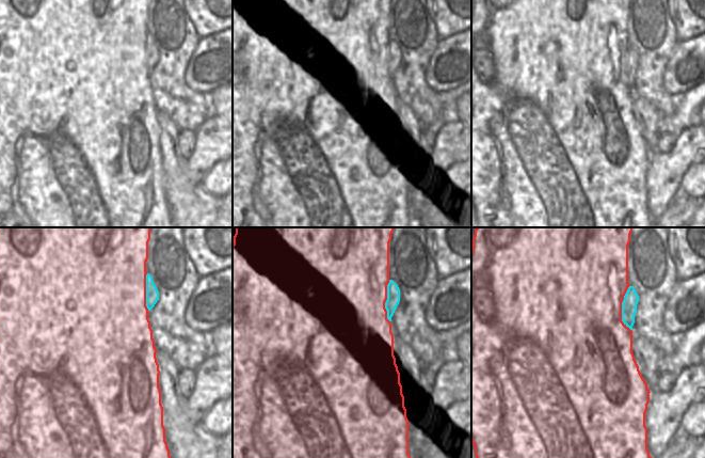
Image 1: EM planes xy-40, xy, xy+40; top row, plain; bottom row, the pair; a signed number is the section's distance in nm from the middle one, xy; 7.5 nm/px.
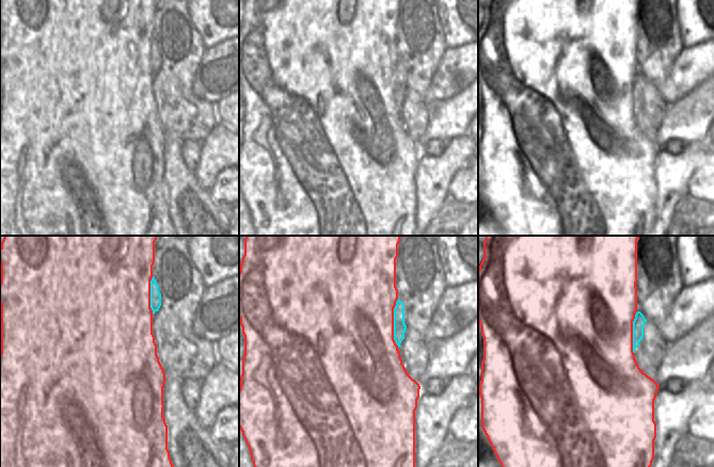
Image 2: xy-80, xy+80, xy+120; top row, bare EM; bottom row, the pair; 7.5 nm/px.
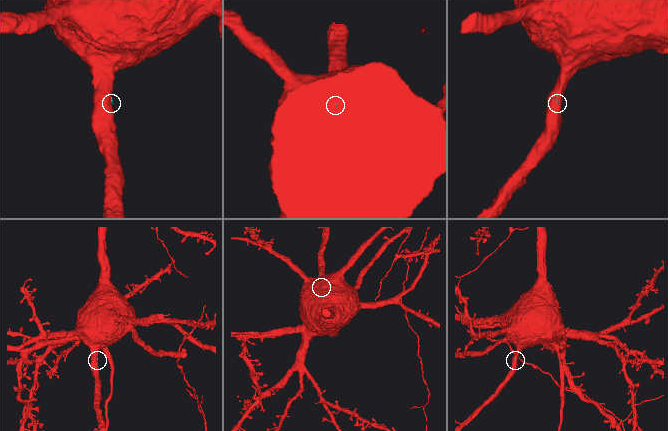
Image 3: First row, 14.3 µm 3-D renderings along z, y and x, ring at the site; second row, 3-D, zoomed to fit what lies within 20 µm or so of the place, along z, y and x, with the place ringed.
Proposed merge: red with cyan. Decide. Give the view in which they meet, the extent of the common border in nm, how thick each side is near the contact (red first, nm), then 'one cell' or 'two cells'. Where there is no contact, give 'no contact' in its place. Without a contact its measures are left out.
xy+40 | 340 nm | 500/110 nm | two cells

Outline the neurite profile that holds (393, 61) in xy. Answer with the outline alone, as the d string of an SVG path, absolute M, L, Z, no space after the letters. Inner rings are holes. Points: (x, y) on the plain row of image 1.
M389 41L387 46L387 61L385 63L385 69L387 72L387 80L391 82L391 78L400 63L400 50L398 46Z

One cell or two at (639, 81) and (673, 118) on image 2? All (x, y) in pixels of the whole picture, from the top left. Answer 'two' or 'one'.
two

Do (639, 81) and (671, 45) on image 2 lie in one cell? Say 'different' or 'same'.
different

